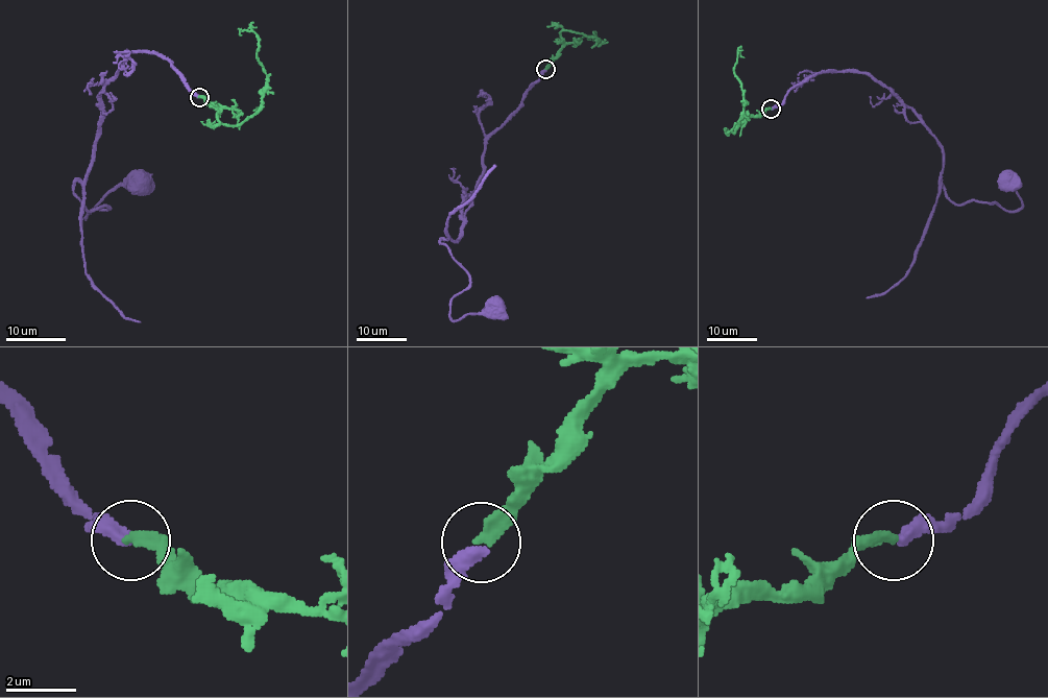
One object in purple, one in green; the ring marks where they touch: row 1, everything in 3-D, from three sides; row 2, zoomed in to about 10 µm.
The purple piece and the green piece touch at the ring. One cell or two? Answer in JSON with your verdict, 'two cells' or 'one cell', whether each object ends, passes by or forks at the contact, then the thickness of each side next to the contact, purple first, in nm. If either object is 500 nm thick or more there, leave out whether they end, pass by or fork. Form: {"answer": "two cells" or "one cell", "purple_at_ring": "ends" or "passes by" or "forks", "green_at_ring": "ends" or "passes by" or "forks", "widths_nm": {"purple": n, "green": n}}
{"answer": "one cell", "purple_at_ring": "ends", "green_at_ring": "ends", "widths_nm": {"purple": 400, "green": 360}}

